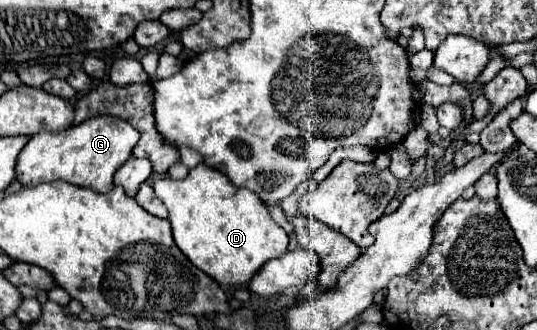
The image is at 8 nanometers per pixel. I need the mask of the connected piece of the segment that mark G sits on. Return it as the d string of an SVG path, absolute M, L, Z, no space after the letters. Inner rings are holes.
M97 115L57 133L41 131L23 147L17 161L17 179L27 187L61 179L107 193L113 189L113 173L131 157L137 141L139 131L115 115Z

